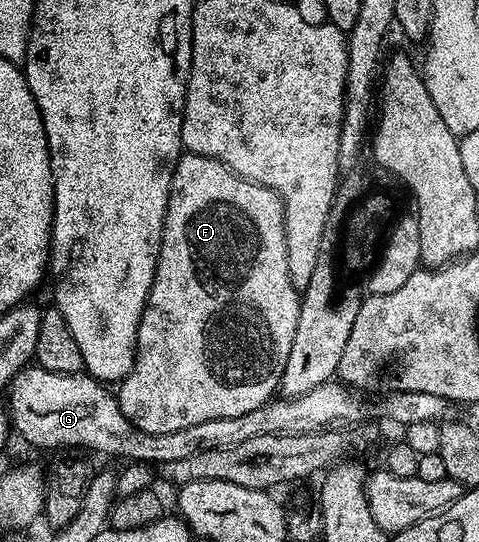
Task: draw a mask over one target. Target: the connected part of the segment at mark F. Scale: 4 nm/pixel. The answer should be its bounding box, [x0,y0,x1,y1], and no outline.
[116,154,301,433]

